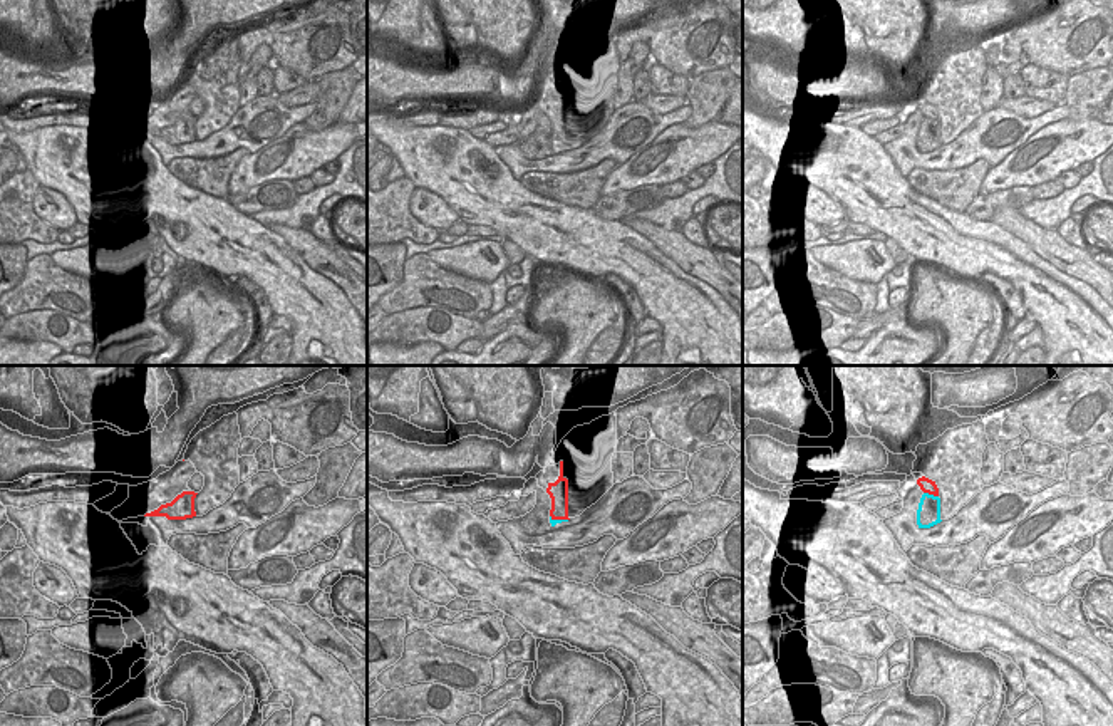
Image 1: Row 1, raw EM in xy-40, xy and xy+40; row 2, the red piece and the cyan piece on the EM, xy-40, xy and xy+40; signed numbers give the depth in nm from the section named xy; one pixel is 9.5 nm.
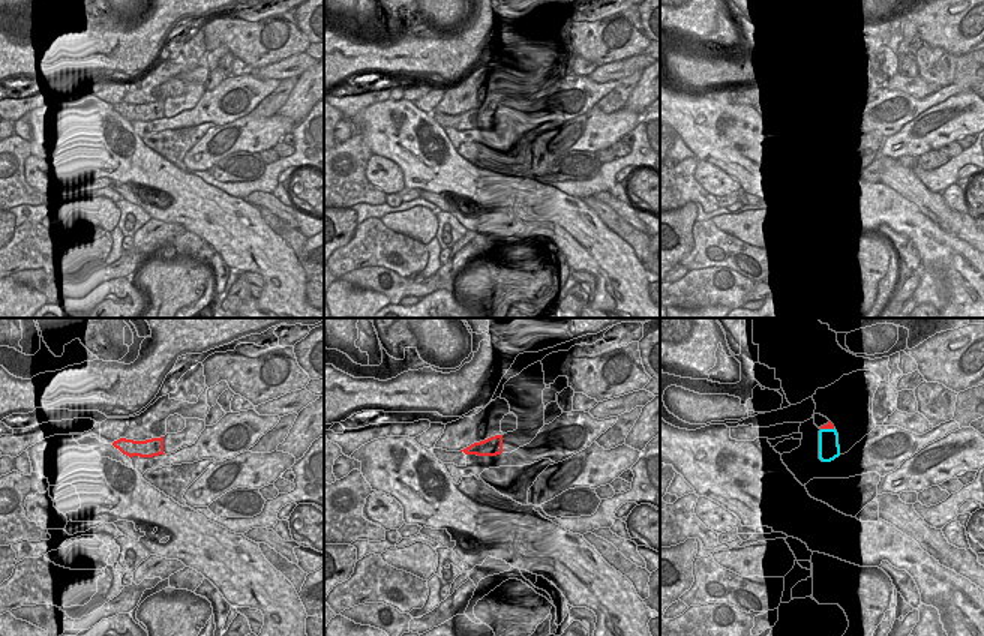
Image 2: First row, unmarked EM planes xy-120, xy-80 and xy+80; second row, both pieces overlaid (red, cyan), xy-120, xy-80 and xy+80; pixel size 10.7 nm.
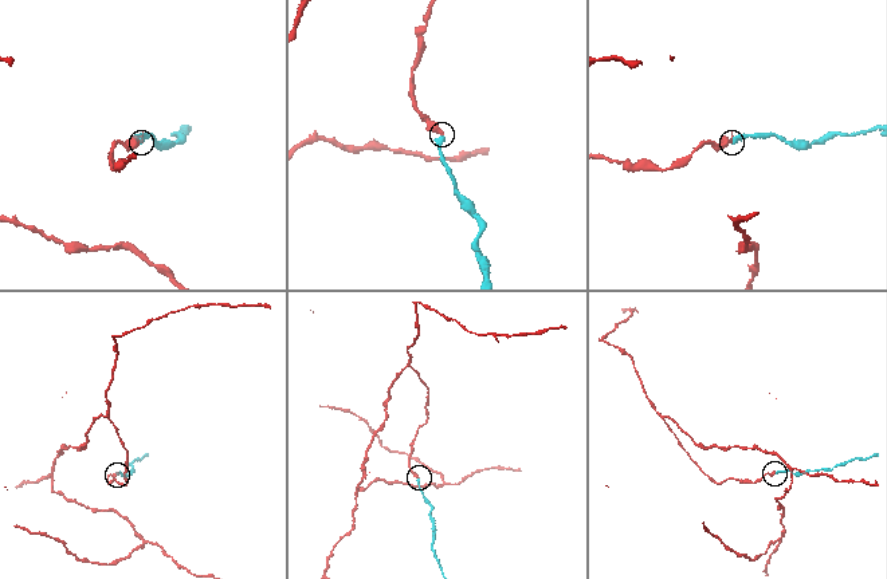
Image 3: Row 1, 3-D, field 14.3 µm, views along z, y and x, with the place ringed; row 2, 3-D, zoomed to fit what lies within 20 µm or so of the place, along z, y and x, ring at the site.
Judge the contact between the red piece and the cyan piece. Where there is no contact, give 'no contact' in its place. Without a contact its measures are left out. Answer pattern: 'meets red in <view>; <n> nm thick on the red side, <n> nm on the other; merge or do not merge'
meets red in xy+40; 130 nm thick on the red side, 220 nm on the other; merge

